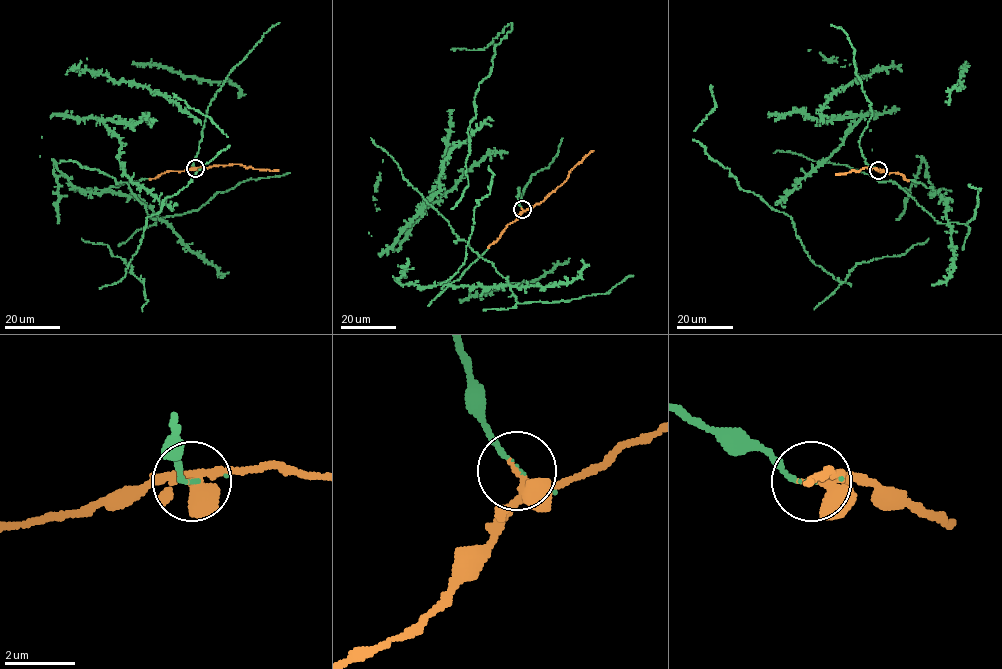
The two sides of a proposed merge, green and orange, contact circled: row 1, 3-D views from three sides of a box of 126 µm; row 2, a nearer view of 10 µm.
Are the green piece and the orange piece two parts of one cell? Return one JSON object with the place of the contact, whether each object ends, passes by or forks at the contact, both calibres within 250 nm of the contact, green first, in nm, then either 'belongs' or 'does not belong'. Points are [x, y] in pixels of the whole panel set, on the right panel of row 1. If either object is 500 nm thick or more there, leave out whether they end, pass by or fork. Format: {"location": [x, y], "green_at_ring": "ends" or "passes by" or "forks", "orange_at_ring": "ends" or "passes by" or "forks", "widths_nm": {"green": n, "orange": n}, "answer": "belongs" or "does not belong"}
{"location": [878, 170], "green_at_ring": "ends", "orange_at_ring": "forks", "widths_nm": {"green": 100, "orange": 200}, "answer": "belongs"}

